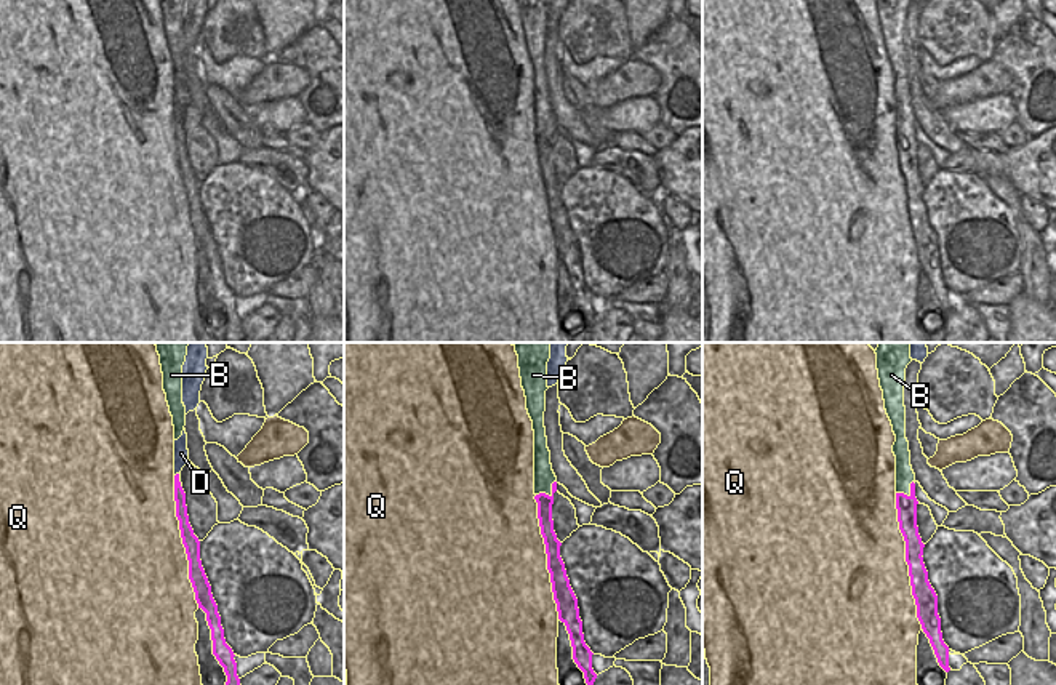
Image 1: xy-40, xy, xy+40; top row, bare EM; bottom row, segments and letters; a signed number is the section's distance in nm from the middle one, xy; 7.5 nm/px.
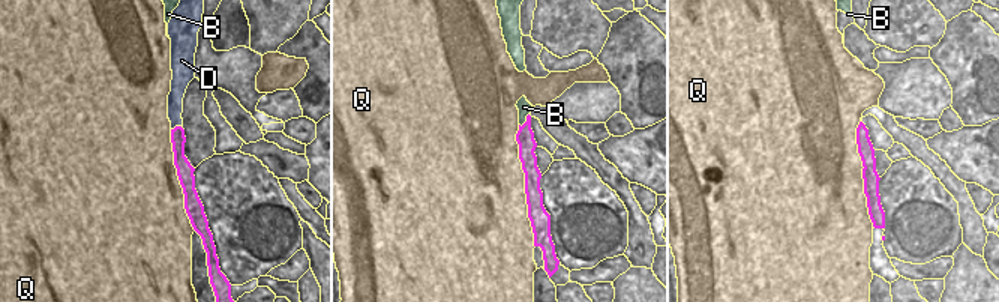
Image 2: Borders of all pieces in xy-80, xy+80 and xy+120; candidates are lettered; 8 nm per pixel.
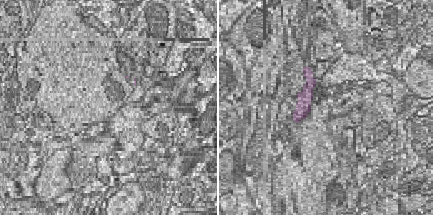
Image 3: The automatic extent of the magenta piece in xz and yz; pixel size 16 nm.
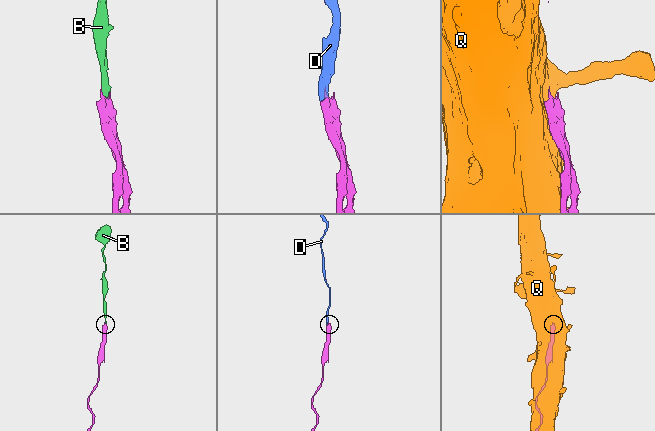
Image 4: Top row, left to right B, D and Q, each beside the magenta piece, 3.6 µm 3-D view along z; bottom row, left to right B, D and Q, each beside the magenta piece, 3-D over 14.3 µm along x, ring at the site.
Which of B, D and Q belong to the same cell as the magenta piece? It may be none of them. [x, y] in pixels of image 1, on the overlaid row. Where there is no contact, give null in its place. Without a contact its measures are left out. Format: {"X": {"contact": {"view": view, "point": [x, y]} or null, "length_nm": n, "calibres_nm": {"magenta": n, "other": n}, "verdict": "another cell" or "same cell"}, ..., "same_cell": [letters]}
{"B": {"contact": {"view": "xy", "point": [548, 495]}, "length_nm": 190, "calibres_nm": {"magenta": 120, "other": 150}, "verdict": "another cell"}, "D": {"contact": {"view": "xy-40", "point": [178, 480]}, "length_nm": 130, "calibres_nm": {"magenta": 100, "other": 120}, "verdict": "same cell"}, "Q": {"contact": {"view": "xy+40", "point": [906, 560]}, "length_nm": 1050, "calibres_nm": {"magenta": 150, "other": 500}, "verdict": "another cell"}, "same_cell": ["D"]}

